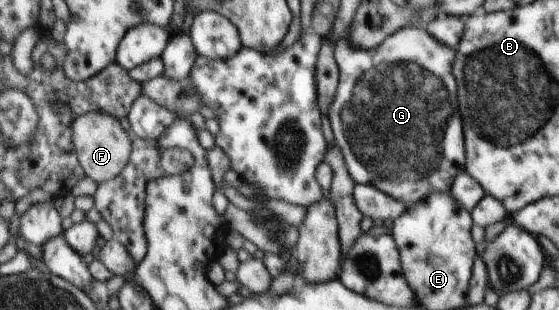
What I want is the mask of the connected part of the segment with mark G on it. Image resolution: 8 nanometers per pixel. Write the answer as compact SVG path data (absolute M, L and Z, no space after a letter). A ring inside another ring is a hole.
M423 26L402 28L370 50L352 48L348 42L348 32L340 38L334 50L339 68L338 87L327 117L338 148L342 150L348 173L355 183L372 184L390 198L404 202L407 207L432 192L450 191L454 178L465 171L466 165L462 118L458 112L456 80L452 76L454 56L456 49L440 44ZM426 70L434 74L432 78L428 76L430 84L434 82L448 88L436 88L436 92L410 92L422 84Z

